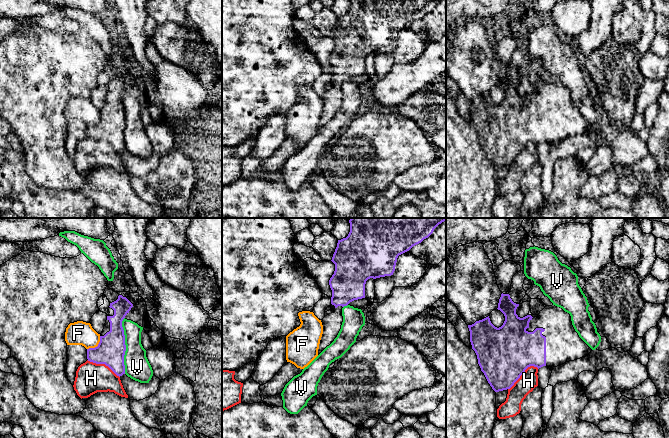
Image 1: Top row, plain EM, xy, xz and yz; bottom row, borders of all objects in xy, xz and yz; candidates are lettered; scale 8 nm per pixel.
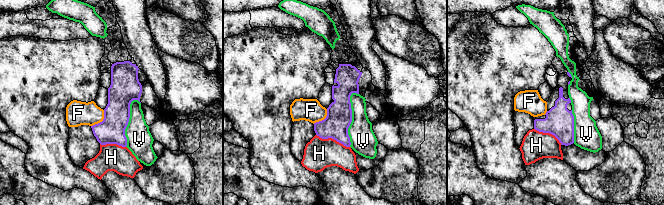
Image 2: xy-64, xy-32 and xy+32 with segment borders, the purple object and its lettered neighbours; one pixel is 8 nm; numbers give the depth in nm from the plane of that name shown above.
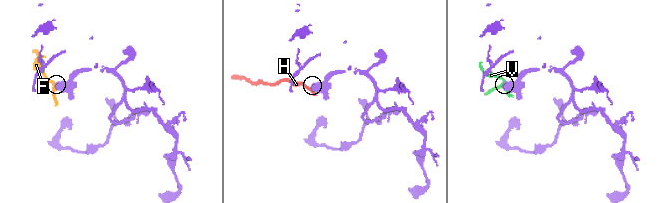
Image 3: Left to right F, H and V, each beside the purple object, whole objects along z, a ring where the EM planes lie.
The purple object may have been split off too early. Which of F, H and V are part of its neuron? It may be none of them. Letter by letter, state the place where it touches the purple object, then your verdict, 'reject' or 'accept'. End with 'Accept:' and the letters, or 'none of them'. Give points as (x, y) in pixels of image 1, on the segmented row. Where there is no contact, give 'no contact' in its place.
F: contact xy (97, 346); reject
H: contact yz (523, 372); reject
V: contact xy (125, 345); reject
Accept: none of them

